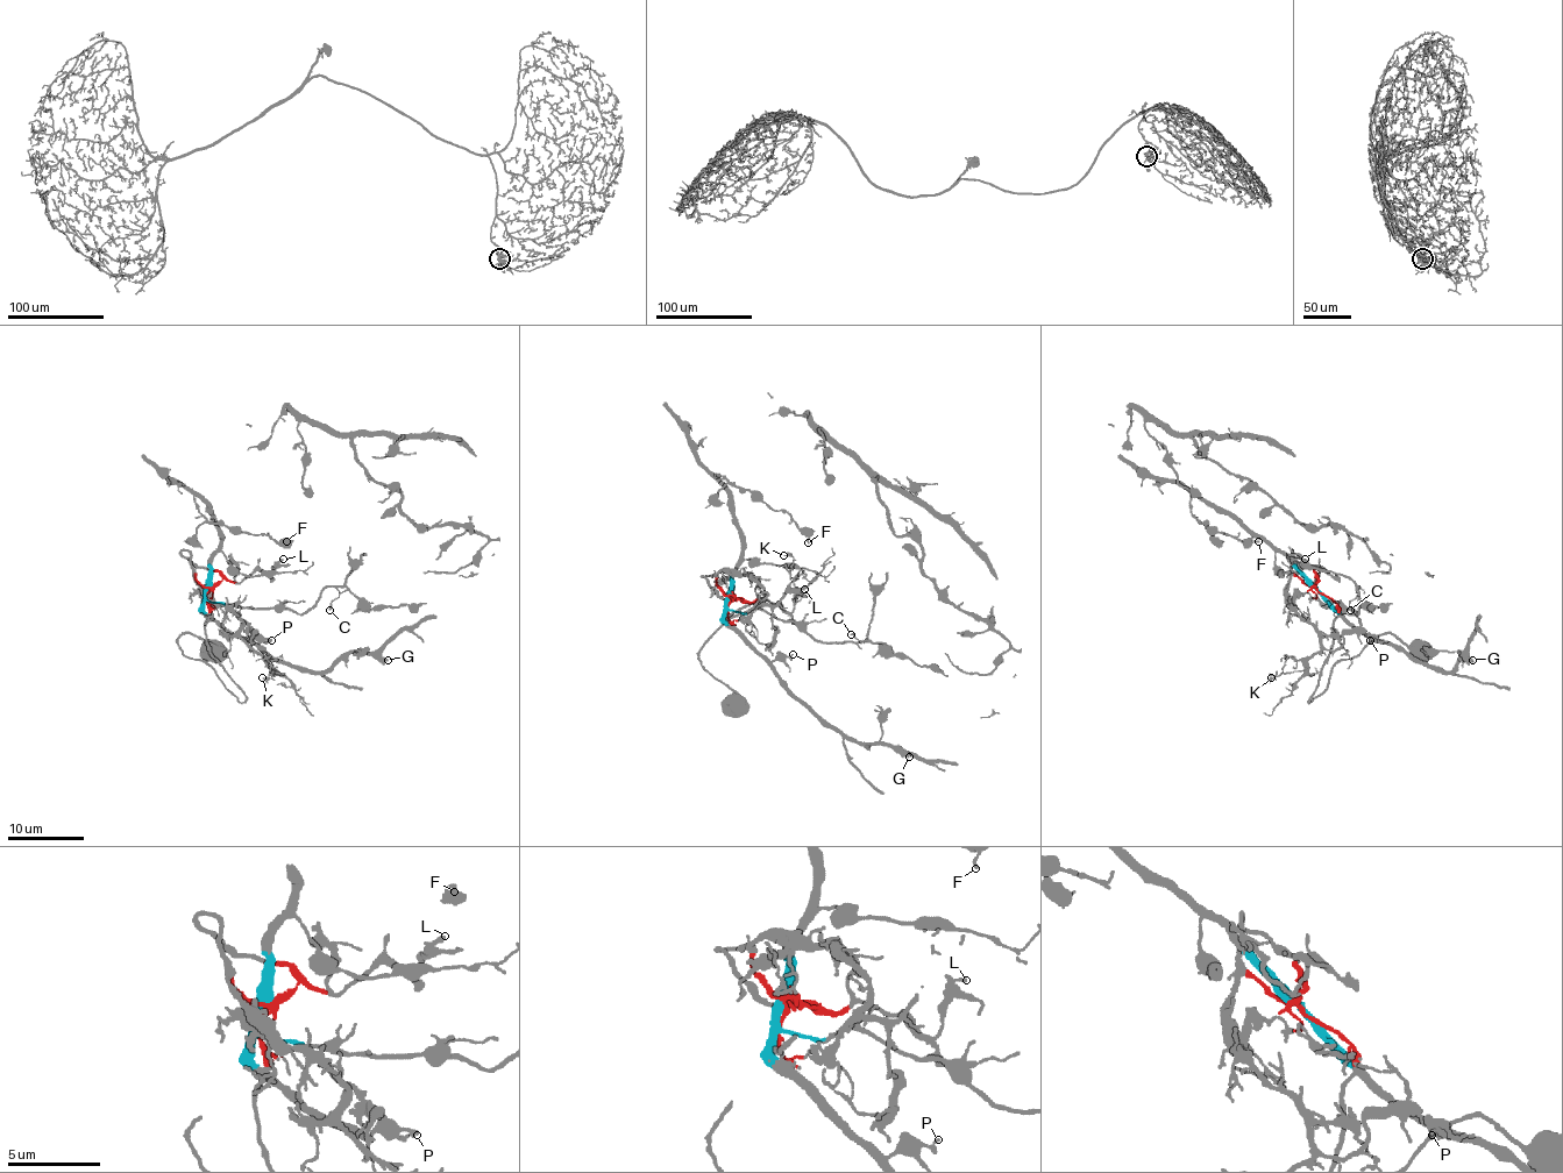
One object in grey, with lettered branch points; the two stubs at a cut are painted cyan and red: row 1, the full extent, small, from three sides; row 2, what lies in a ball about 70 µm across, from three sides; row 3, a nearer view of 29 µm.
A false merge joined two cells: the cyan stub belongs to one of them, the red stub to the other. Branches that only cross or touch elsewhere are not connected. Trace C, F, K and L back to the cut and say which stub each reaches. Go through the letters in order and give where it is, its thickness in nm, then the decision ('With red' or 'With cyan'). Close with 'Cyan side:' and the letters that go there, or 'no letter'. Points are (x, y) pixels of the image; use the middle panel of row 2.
C: Place: (851, 634). Thickness 140 nm. With cyan
F: Place: (808, 542). Thickness 140 nm. With cyan
K: Place: (783, 555). Thickness 240 nm. With red
L: Place: (804, 589). Thickness 190 nm. With red
Cyan side: C, F

